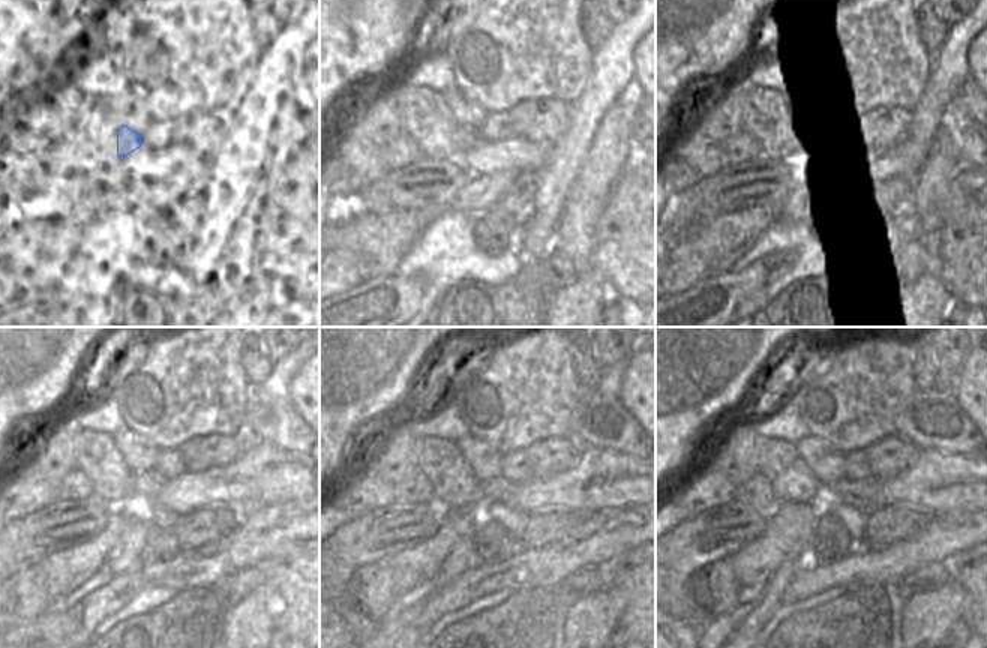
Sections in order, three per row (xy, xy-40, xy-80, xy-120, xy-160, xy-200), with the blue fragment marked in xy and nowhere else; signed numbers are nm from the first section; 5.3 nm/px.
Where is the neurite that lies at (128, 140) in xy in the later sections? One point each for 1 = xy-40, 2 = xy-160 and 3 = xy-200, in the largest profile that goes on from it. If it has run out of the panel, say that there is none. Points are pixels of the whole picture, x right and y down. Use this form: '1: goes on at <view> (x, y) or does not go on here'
1: goes on at xy-40 (464, 140)
2: goes on at xy-160 (497, 489)
3: goes on at xy-200 (866, 494)

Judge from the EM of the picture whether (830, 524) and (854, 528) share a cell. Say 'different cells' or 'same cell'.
different cells

